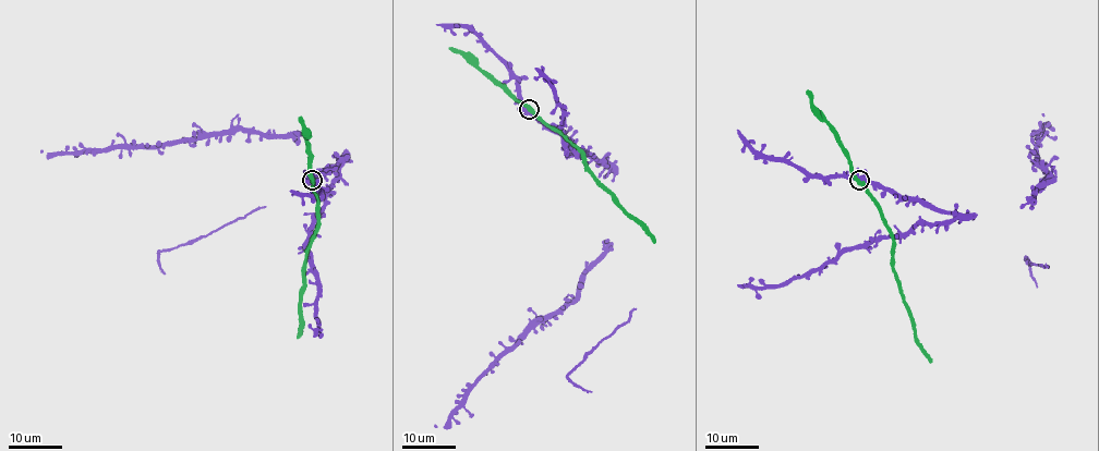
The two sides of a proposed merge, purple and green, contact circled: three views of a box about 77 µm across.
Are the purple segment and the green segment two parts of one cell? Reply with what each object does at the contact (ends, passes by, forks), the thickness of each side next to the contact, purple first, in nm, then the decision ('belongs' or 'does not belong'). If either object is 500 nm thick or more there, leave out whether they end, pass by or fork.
calibres 500 and 550 nm; does not belong

